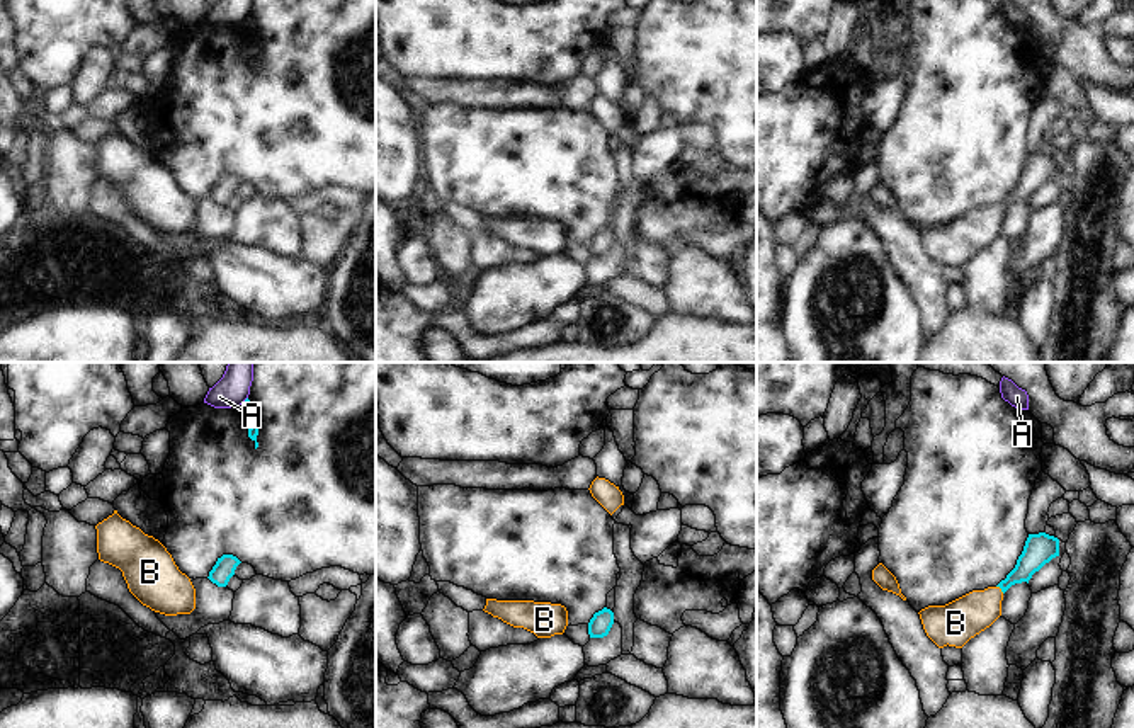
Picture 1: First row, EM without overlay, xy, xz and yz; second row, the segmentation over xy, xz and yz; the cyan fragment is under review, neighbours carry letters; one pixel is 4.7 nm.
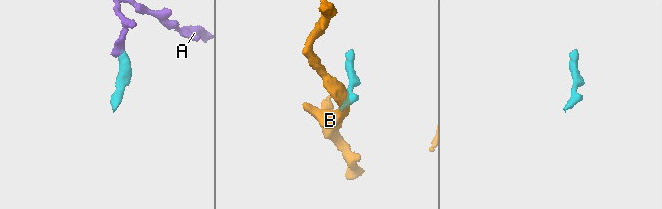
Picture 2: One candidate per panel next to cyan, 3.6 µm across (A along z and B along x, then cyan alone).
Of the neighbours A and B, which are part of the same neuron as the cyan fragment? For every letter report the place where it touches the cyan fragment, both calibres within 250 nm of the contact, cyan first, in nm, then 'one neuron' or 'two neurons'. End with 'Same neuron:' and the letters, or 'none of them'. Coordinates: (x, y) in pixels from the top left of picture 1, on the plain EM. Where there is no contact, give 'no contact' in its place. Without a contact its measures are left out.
A: contact xy (245, 19); calibres 40 and 130 nm; two neurons
B: contact yz (1000, 206); calibres 140 and 200 nm; one neuron
Same neuron: B

